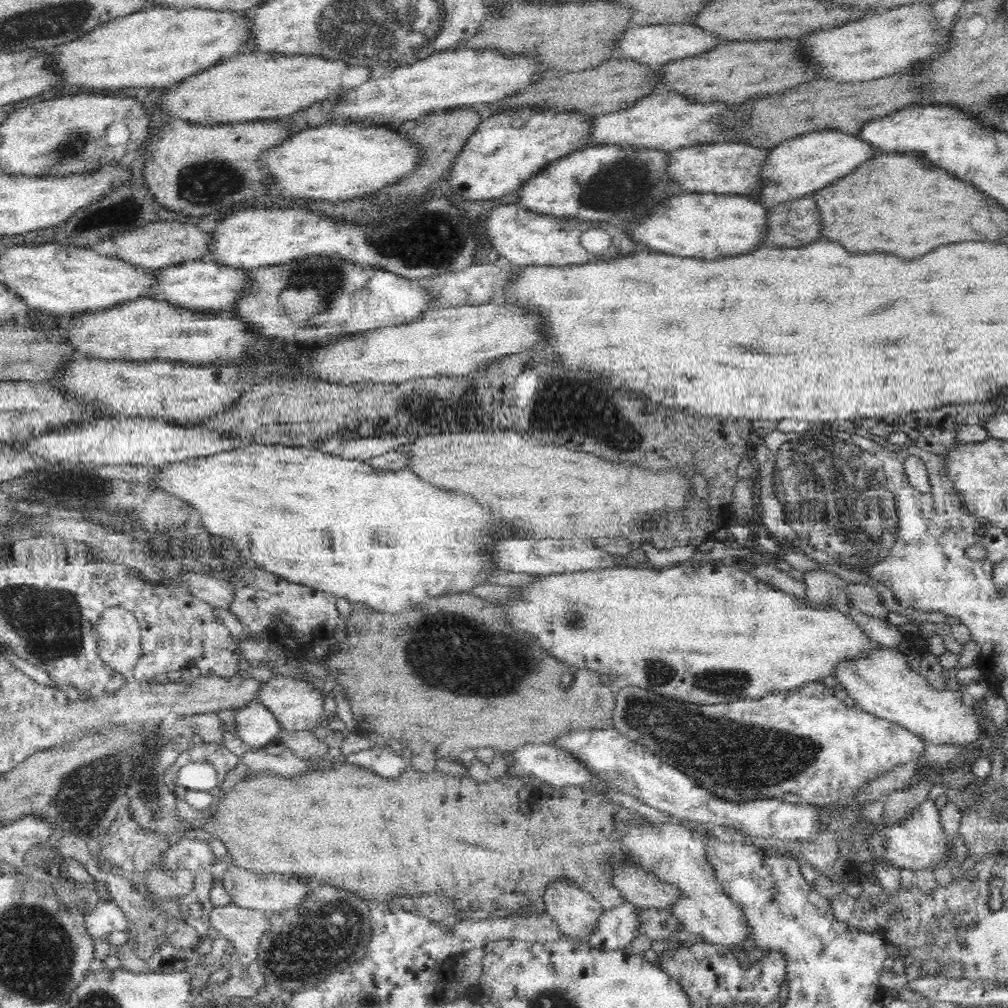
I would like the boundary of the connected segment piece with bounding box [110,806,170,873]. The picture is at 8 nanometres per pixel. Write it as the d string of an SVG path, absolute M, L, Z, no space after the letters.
M128 806L117 814L110 826L110 834L120 840L124 848L126 858L122 860L122 868L132 873L150 870L170 844L164 831L146 829Z

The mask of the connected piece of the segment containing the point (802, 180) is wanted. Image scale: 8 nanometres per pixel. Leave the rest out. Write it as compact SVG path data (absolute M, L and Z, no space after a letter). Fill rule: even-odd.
M822 129L806 133L784 142L771 149L764 168L764 182L752 194L752 198L769 207L816 193L820 188L830 186L838 178L852 174L860 164L881 153L860 134Z

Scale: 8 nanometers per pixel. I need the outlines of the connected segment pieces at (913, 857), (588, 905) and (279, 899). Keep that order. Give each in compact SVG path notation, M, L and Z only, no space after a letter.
M932 795L912 814L912 818L908 818L900 826L894 826L888 830L888 838L886 838L888 844L886 844L886 854L882 861L884 864L900 869L928 870L934 874L934 870L938 870L942 866L942 862L952 862L950 854L954 854L954 844L950 838L951 833L944 829L939 809L936 807L934 795Z
M568 881L548 886L546 912L557 922L564 938L587 942L606 910L590 893Z
M230 864L223 872L222 884L232 898L232 904L267 913L274 912L275 914L280 914L288 908L298 908L312 894L308 880L300 880L298 874L255 873L250 869L237 867L234 864Z

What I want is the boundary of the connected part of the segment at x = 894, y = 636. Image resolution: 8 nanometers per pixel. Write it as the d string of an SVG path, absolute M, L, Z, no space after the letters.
M853 610L852 618L862 626L862 630L876 640L878 644L889 649L895 649L904 639L904 630L892 625L892 619L868 616L861 611Z

